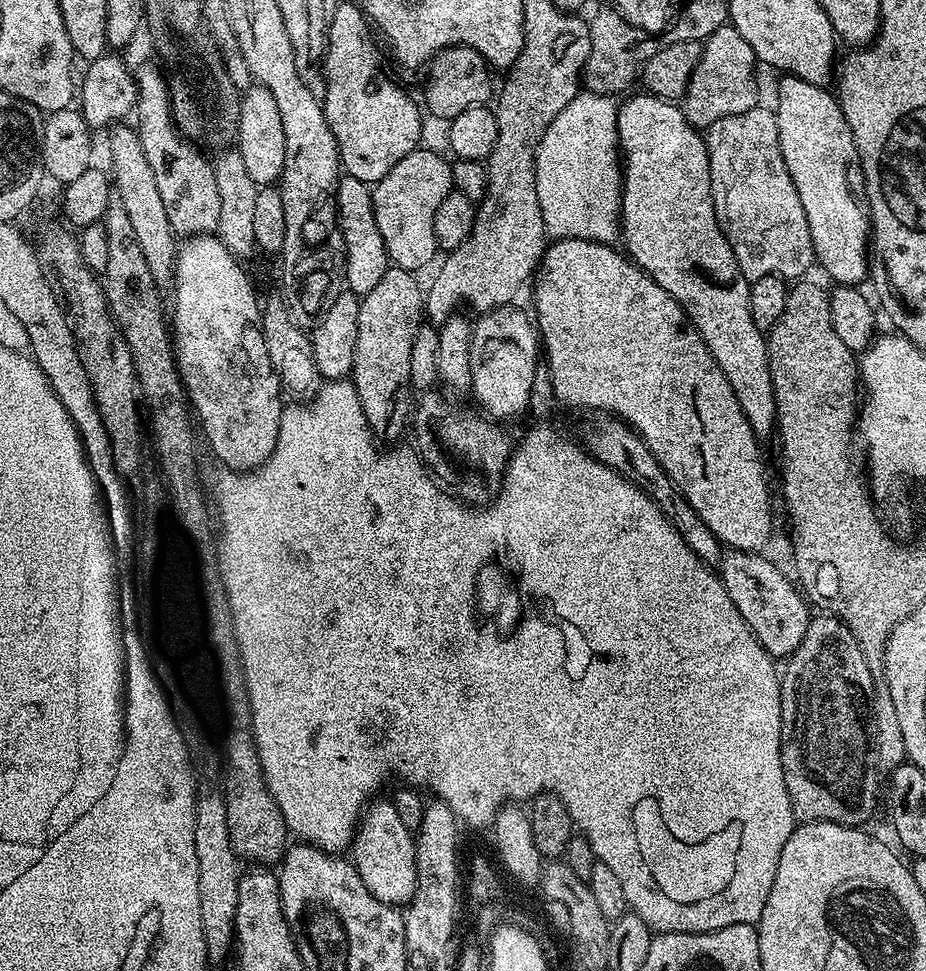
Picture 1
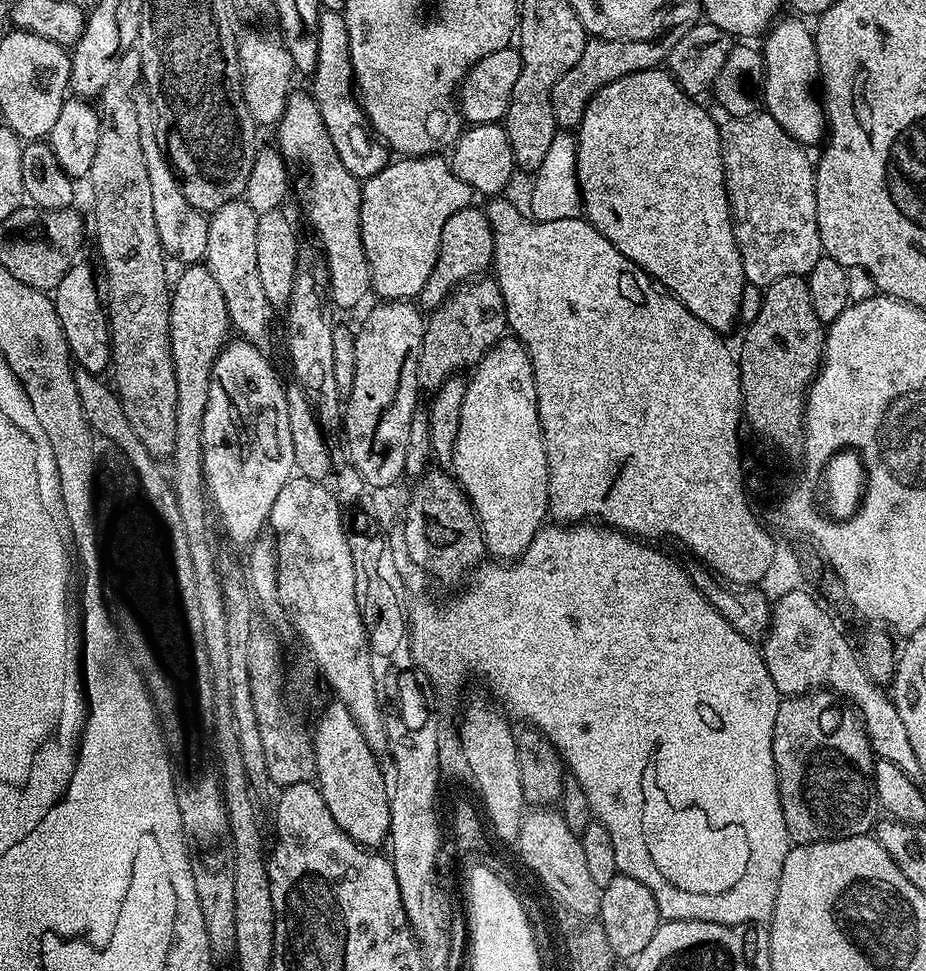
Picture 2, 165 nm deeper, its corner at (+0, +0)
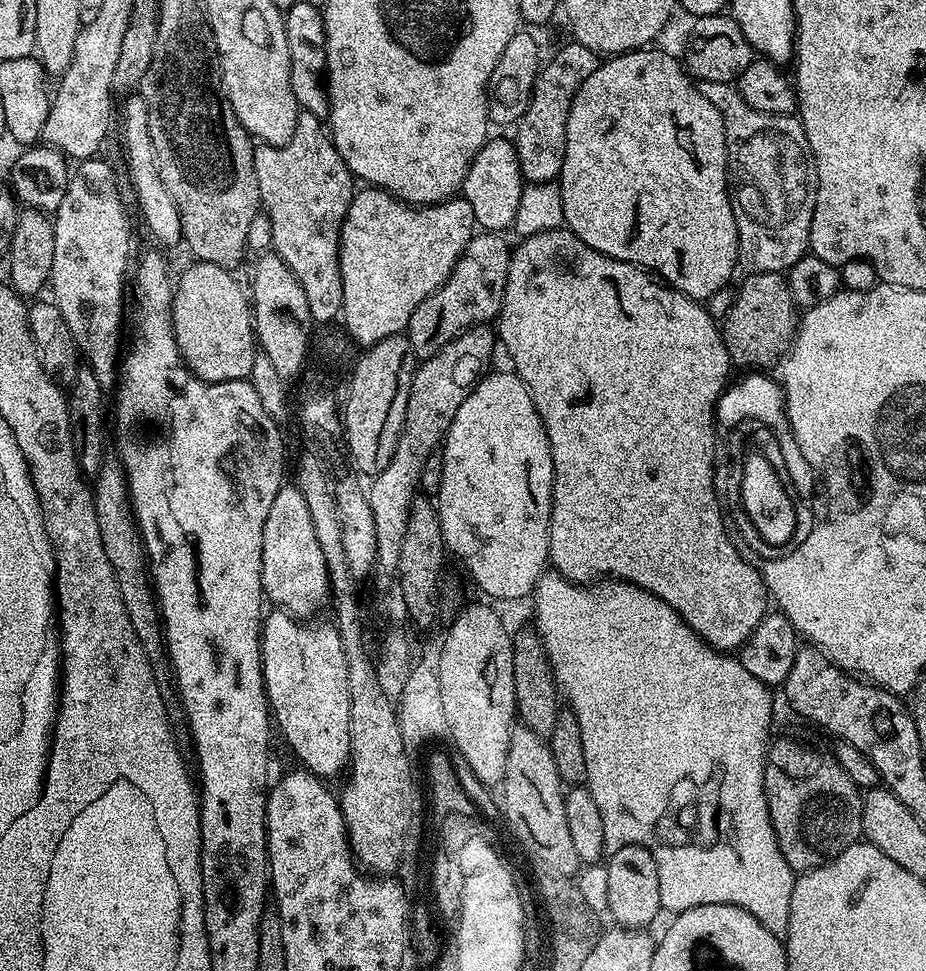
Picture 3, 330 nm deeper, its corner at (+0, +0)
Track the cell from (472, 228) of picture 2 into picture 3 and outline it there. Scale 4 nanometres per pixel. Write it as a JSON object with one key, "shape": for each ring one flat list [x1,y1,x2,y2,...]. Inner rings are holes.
{"shape":[[477,231,473,235,472,241,466,246,466,250,458,258,450,278,446,278,446,282,441,288,434,290,434,294,430,294,422,302,418,302,414,314,410,314,406,329,406,337,413,357,416,355,416,358,420,360,429,360,438,350,442,350,442,346,446,346,446,342,453,340,460,332,465,332,468,328,479,325,481,322,495,321,499,317,500,308,504,305,508,267,512,261,510,244,507,244,503,240,504,238,503,235,494,232]]}

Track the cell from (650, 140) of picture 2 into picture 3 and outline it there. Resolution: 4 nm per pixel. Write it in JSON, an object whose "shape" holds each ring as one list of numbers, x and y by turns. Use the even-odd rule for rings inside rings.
{"shape":[[645,46,634,52,621,52,605,60,608,60,605,64,604,61,597,63,594,74,590,74,590,78,582,82,570,106,570,114,566,122,566,158,562,162,562,170,558,177,564,224,568,231,582,238,586,246,610,258,634,264,637,268,643,268,655,274,690,300,706,302,710,294,714,294,714,290,729,287,728,279,731,278,732,271,738,268,740,255,740,235,736,225,736,215,732,209,728,147,722,118,718,110,714,110,710,102,706,102,706,98,700,93,693,77,688,75,683,63,677,57,675,60,668,52,659,52,656,46]]}

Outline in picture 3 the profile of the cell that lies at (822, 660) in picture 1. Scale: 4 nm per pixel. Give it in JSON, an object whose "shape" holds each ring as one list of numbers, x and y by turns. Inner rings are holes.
{"shape":[[773,739,764,762,764,793,770,810,770,822,778,838,778,850,782,850,782,858,786,858,793,873,814,870,861,839,864,831,862,789,853,782,850,774,846,774,846,770,842,770,831,751,811,748,800,740]]}

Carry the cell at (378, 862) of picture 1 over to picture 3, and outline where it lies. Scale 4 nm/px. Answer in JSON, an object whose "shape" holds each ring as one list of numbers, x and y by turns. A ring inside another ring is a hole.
{"shape":[[285,610,270,612,262,620,260,659,264,665,264,690,268,693,268,706,275,727,307,771,321,778,336,776,340,768,349,767,351,758,350,687,339,630,332,622,312,624,314,622,305,622]]}

